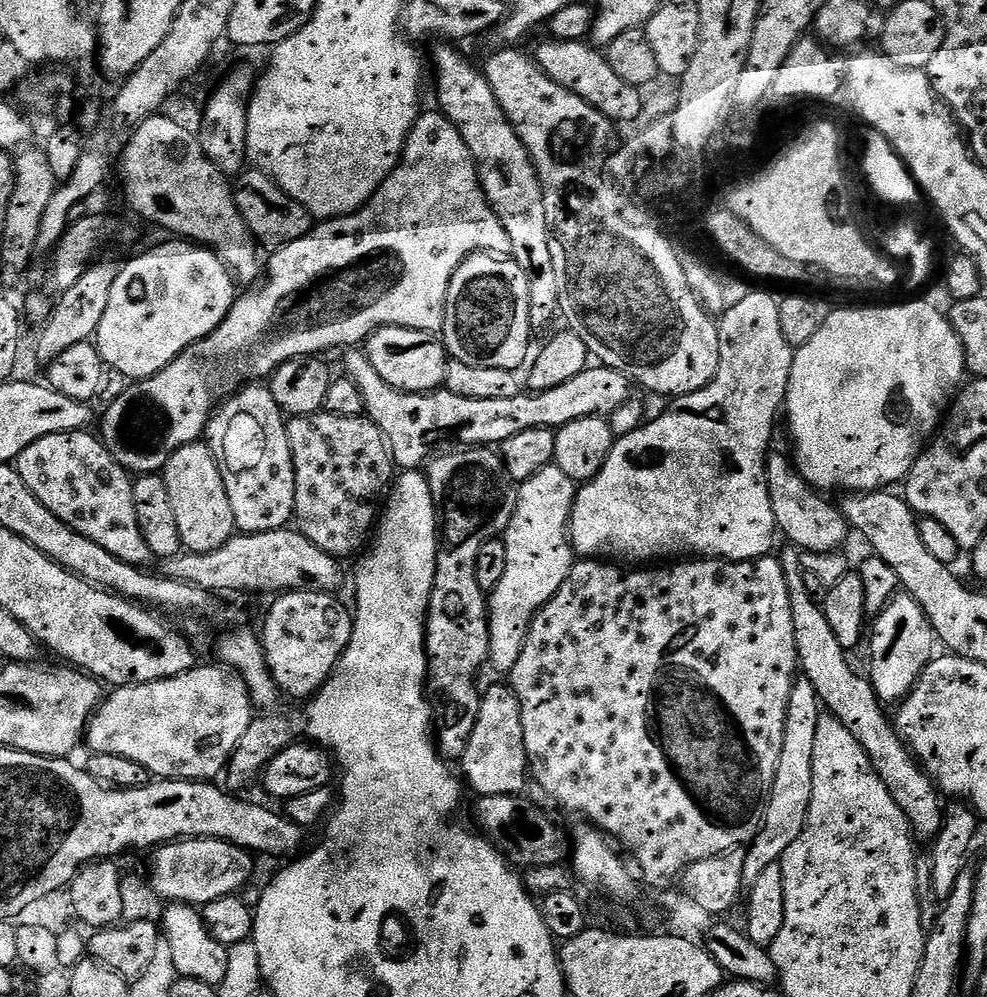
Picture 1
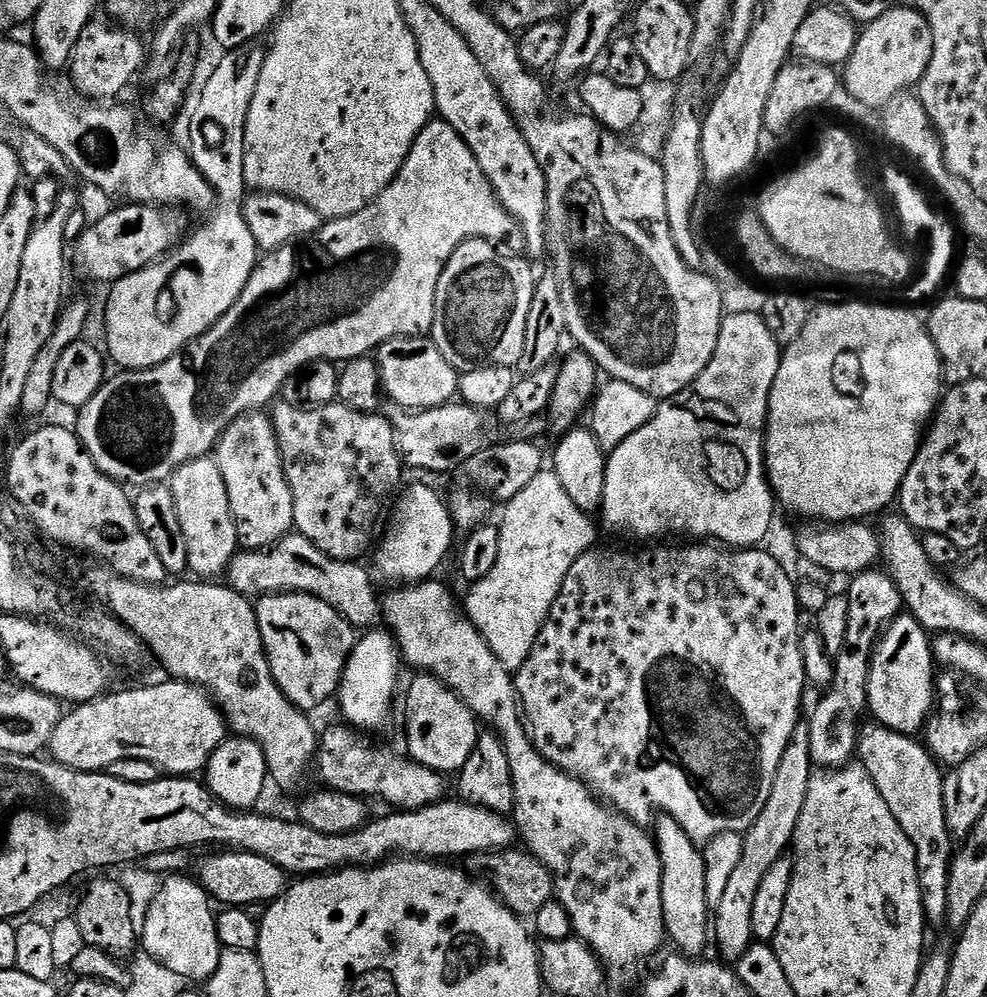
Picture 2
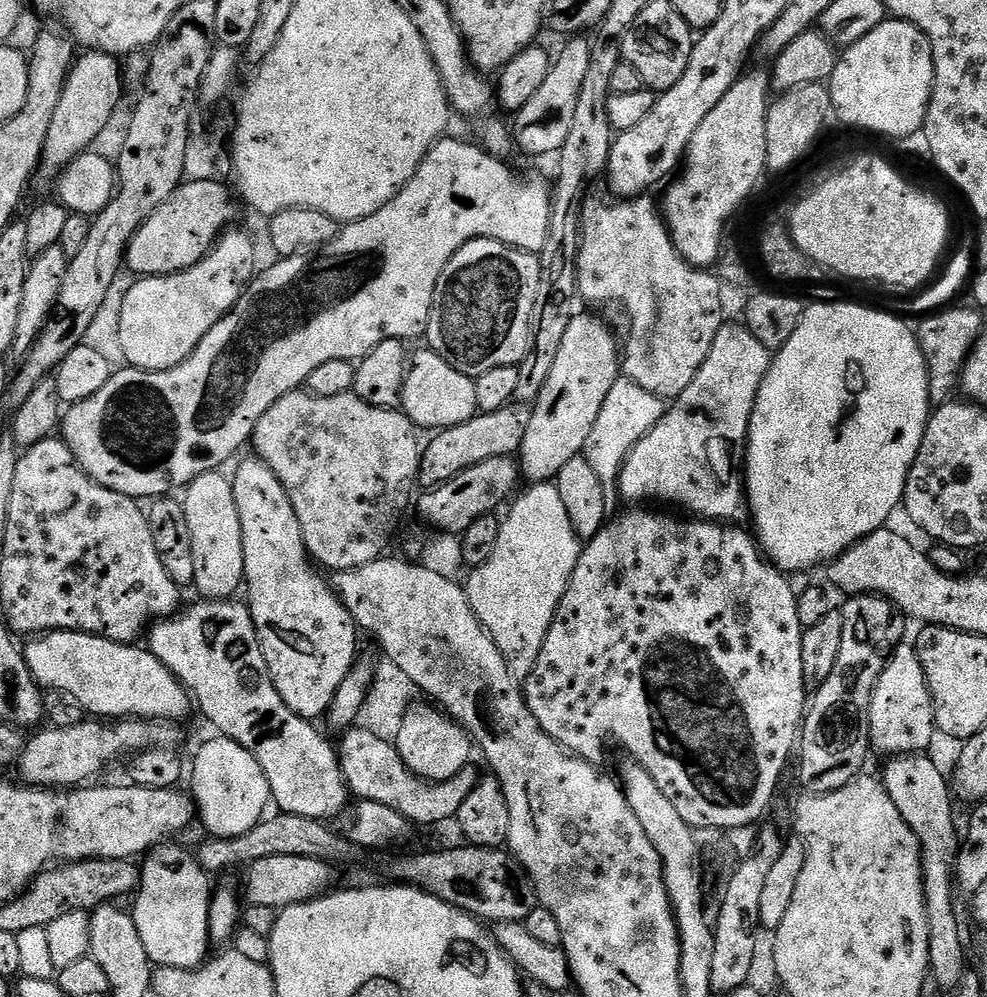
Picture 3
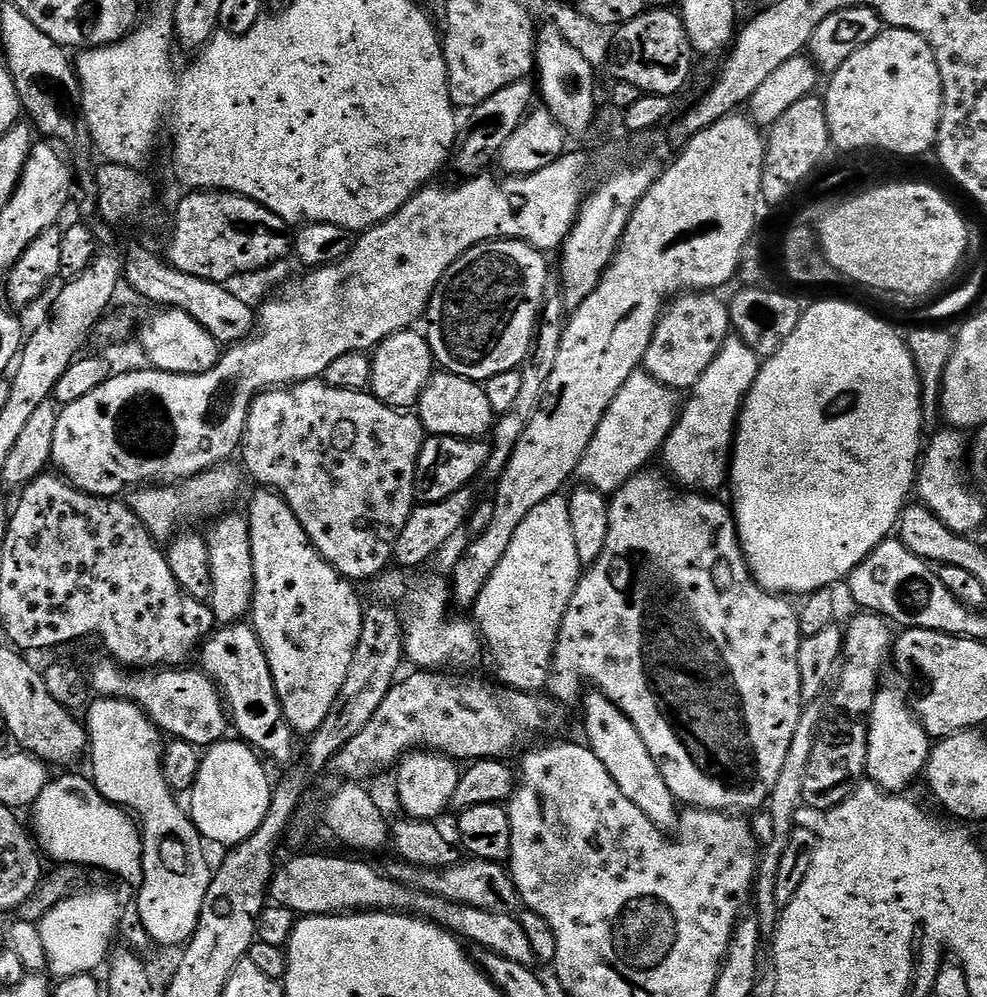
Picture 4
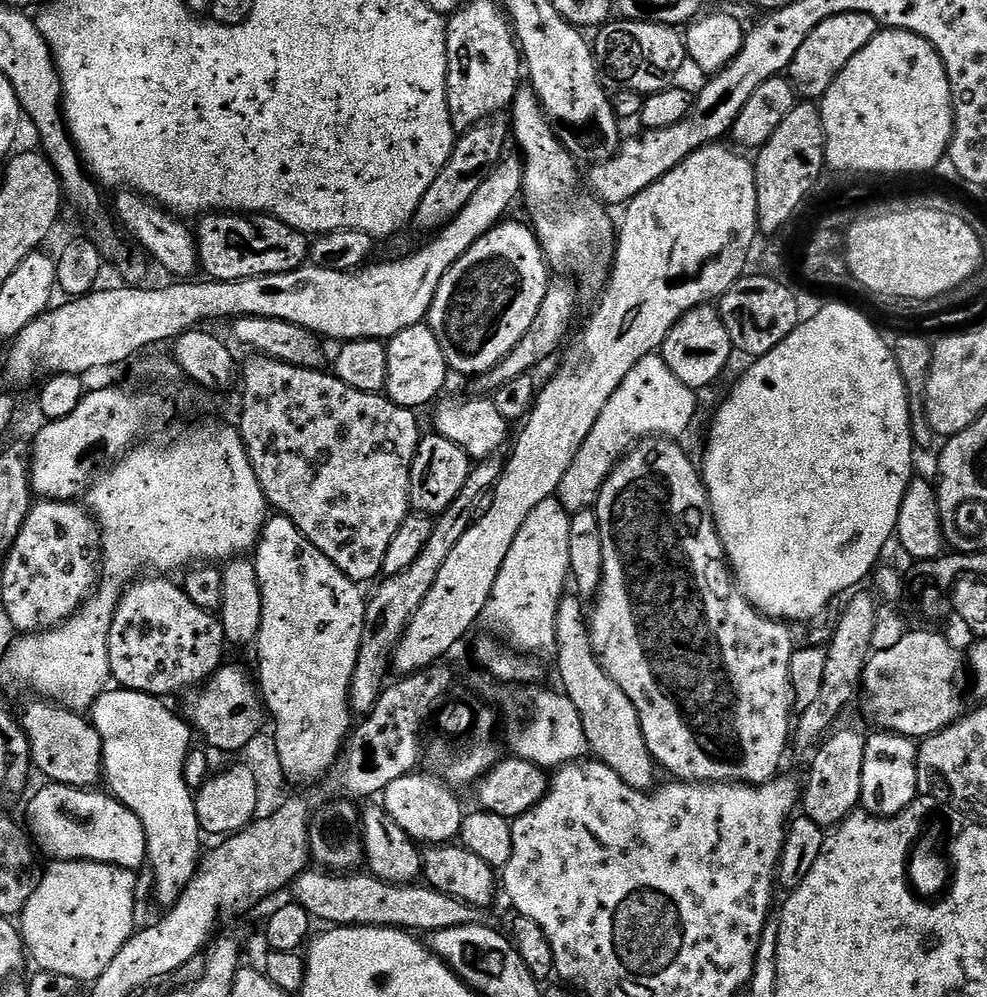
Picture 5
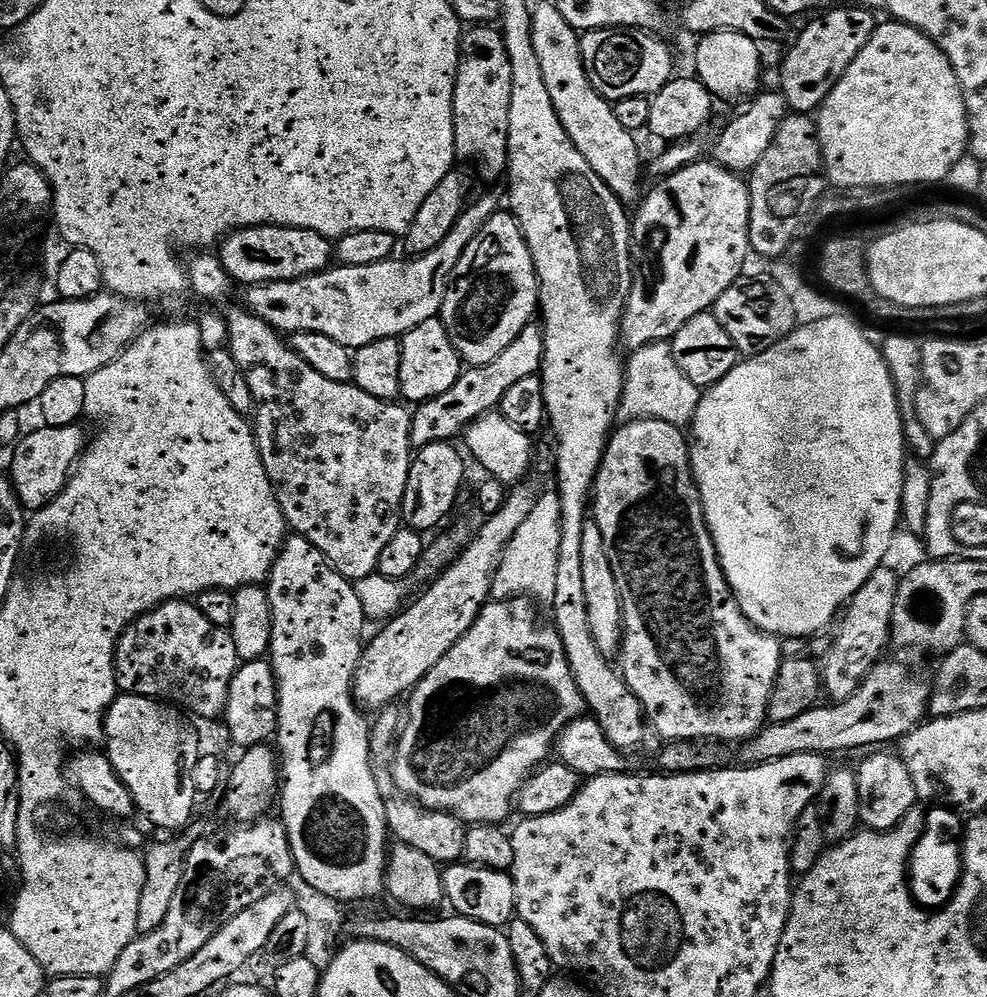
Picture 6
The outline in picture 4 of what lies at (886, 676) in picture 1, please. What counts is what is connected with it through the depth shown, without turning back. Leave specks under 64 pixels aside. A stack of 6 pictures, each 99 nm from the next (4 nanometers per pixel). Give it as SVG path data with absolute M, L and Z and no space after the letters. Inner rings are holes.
M881 687L874 698L868 719L868 749L866 750L866 776L883 792L907 793L907 788L921 779L928 756L932 753L933 737L922 726L912 710L909 697L900 688Z

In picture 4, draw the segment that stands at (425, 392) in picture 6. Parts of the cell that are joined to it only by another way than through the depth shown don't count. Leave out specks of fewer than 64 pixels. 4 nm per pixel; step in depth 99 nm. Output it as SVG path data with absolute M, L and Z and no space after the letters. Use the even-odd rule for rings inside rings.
M404 328L386 337L382 343L376 345L371 353L372 395L386 406L401 410L412 410L419 405L420 395L431 382L434 369L437 367L436 357L428 345L427 335L423 331L416 332L412 328Z

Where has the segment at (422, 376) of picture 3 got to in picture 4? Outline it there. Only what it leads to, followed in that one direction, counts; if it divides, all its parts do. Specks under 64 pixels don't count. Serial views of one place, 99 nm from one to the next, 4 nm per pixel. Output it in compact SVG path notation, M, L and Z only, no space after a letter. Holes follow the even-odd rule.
M443 370L433 375L426 390L420 395L418 415L425 433L434 436L456 436L459 440L487 437L494 427L494 413L486 398L483 383Z

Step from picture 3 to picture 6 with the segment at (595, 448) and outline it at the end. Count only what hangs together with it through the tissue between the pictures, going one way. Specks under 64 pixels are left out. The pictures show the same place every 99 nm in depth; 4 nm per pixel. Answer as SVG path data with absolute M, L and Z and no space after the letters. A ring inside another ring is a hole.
M667 341L647 344L635 349L626 360L624 386L617 417L624 422L636 419L649 419L670 422L681 428L689 425L696 413L702 390L678 369L674 362L672 347Z

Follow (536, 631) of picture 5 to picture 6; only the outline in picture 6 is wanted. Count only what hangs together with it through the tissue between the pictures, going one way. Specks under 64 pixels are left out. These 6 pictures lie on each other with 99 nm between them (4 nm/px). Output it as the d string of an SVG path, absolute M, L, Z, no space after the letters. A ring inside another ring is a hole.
M534 514L518 526L518 530L505 546L503 559L495 572L491 585L491 599L510 600L531 598L533 601L551 602L554 598L554 577L558 566L558 546L560 545L559 515L540 516Z

